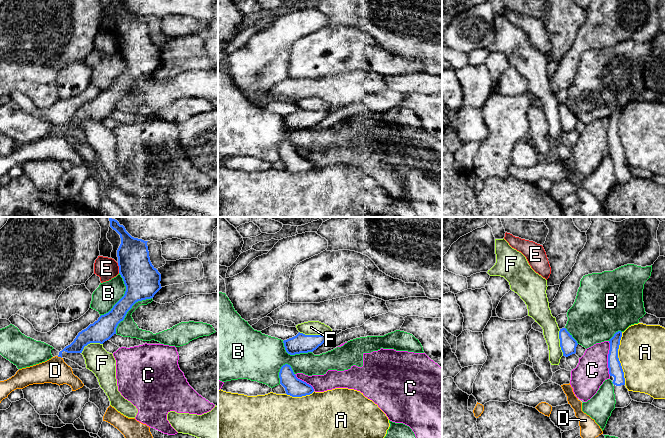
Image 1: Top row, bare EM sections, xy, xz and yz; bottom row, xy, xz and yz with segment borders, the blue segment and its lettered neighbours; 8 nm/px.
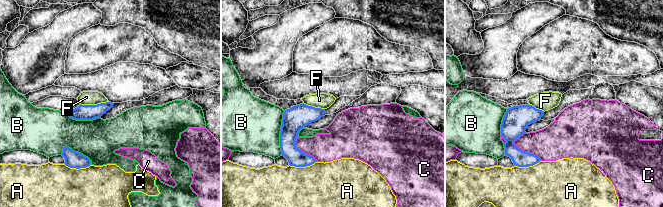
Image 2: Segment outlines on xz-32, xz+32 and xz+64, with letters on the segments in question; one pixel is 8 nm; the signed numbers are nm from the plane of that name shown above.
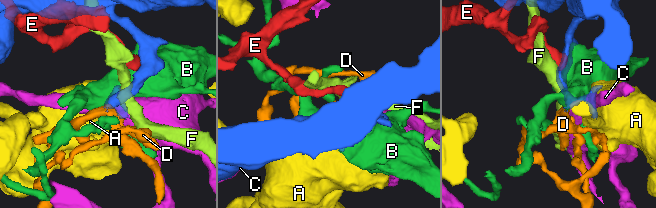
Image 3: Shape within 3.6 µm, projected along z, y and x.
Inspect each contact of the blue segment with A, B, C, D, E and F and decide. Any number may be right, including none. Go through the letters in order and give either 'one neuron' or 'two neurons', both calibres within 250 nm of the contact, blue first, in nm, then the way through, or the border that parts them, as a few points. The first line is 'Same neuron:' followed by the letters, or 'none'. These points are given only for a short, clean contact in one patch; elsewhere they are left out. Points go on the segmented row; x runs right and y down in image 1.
Same neuron: D
A: two neurons | 110/380 nm
B: two neurons | 280/200 nm
C: two neurons | 110/260 nm
D: one neuron | 120/200 nm | across xy (83, 338), (59, 356), (55, 370)
E: two neurons | 280/180 nm | along xy (117, 263), (119, 272)
F: two neurons | 160/110 nm | along xz (299, 331), (305, 334), (327, 334)

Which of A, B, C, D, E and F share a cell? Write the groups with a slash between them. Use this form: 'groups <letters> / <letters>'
groups A / B / C / D / E / F

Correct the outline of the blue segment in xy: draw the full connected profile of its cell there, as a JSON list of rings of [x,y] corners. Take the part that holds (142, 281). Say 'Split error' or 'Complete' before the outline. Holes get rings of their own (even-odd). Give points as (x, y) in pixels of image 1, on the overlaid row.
Split error. [[[109,217],[109,221],[110,227],[121,238],[117,257],[119,273],[126,286],[124,296],[108,313],[101,315],[97,321],[79,332],[74,341],[60,351],[58,356],[19,369],[11,378],[0,381],[0,403],[12,391],[33,384],[52,383],[59,386],[67,384],[72,391],[82,388],[84,384],[64,362],[62,352],[82,353],[84,347],[90,343],[103,344],[116,334],[118,324],[124,320],[127,312],[136,302],[153,298],[162,288],[161,274],[150,261],[148,241],[132,237],[117,220]]]

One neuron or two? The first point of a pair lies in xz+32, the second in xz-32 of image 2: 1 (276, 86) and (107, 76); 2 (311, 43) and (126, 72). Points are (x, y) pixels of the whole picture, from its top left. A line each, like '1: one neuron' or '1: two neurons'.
1: one neuron
2: two neurons

